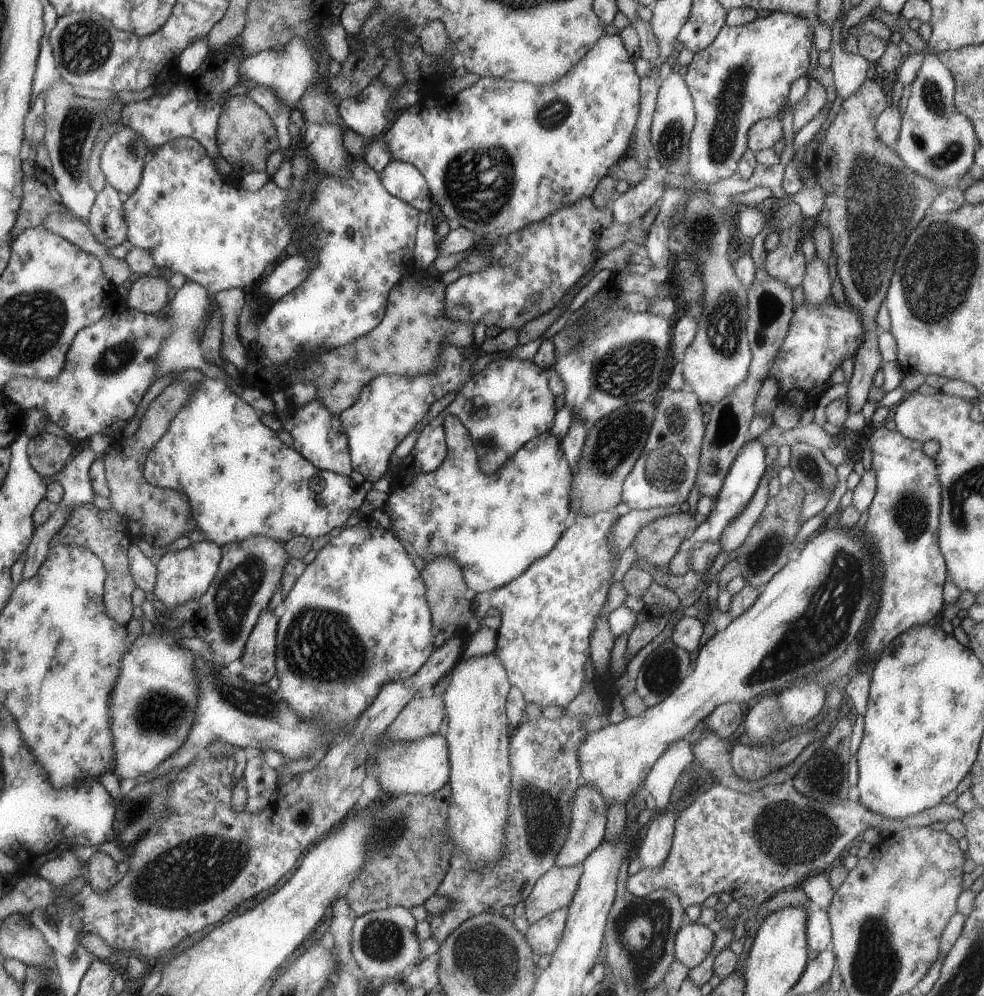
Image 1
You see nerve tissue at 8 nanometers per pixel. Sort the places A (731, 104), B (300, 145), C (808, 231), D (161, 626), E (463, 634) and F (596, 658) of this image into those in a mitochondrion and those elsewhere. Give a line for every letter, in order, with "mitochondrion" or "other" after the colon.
A: mitochondrion
B: other
C: other
D: other
E: other
F: other

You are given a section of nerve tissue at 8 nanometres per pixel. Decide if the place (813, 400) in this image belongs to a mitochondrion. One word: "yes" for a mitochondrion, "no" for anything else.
no

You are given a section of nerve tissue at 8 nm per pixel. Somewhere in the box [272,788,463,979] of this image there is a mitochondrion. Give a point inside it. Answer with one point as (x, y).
(382, 941)

